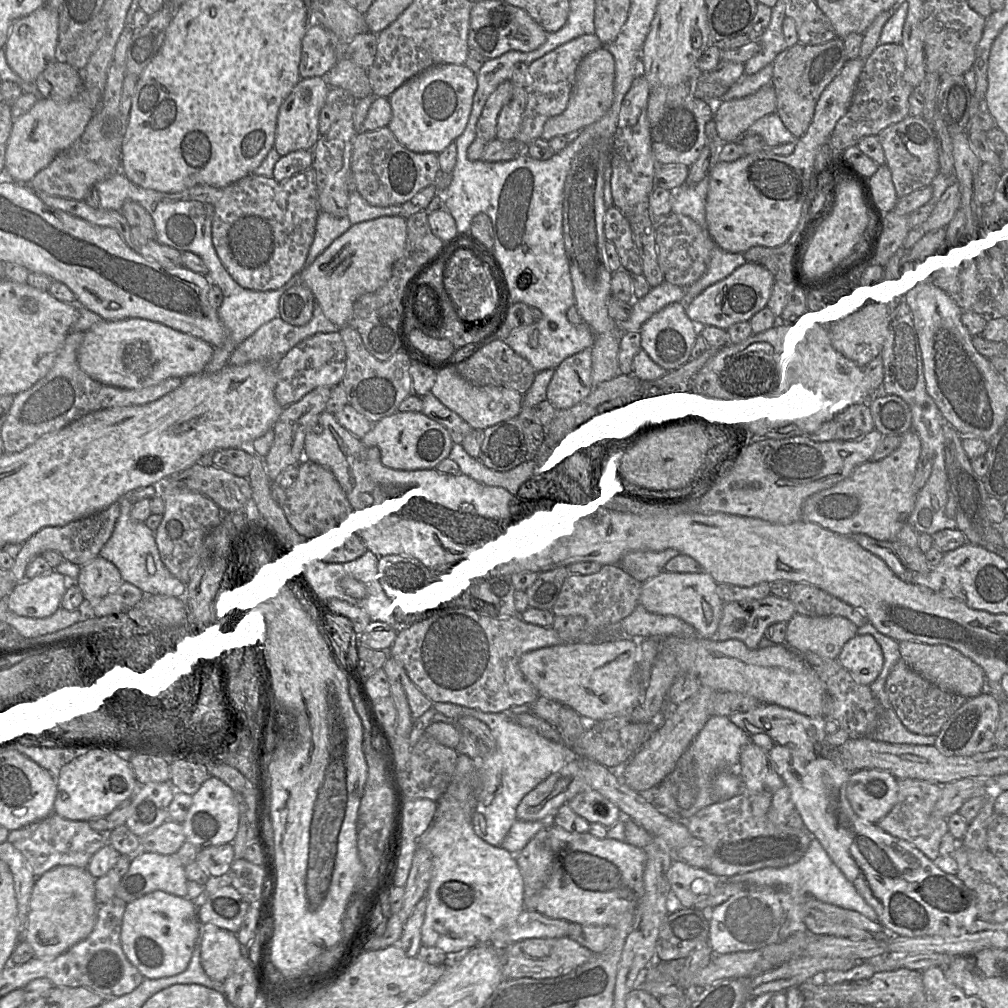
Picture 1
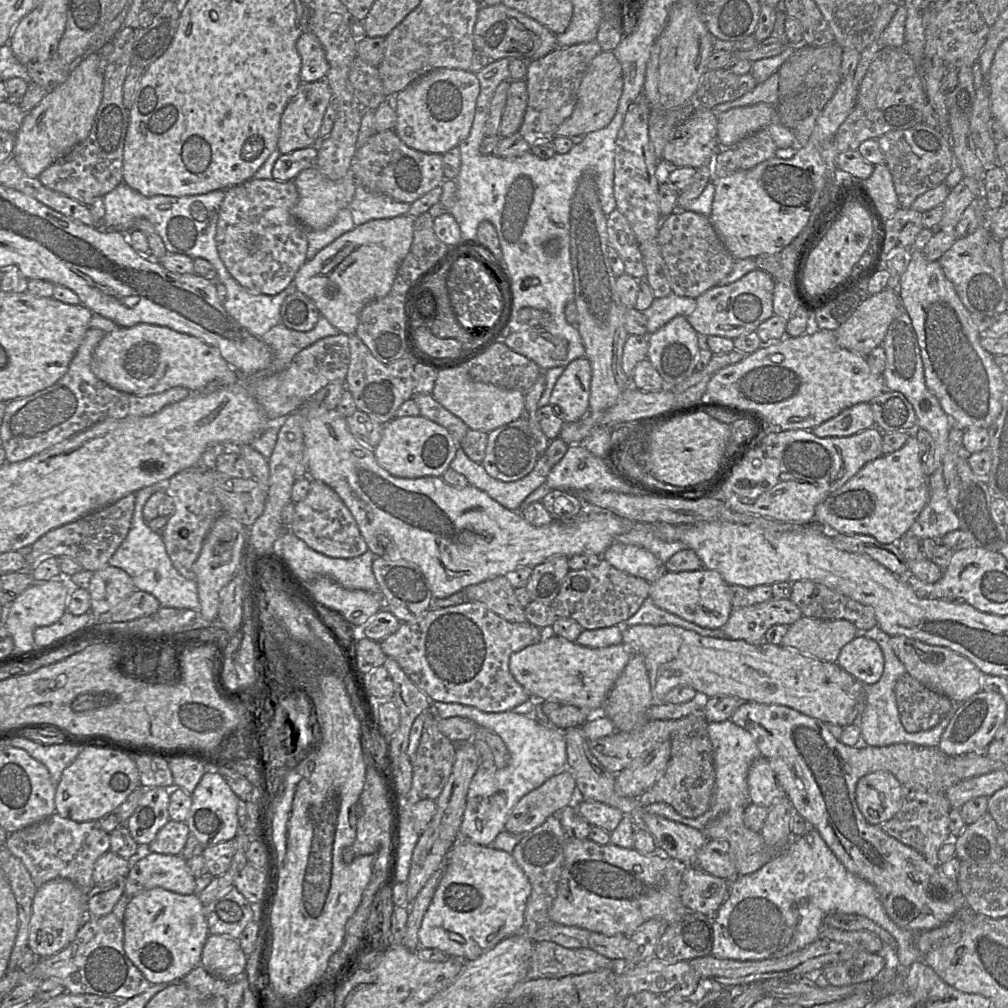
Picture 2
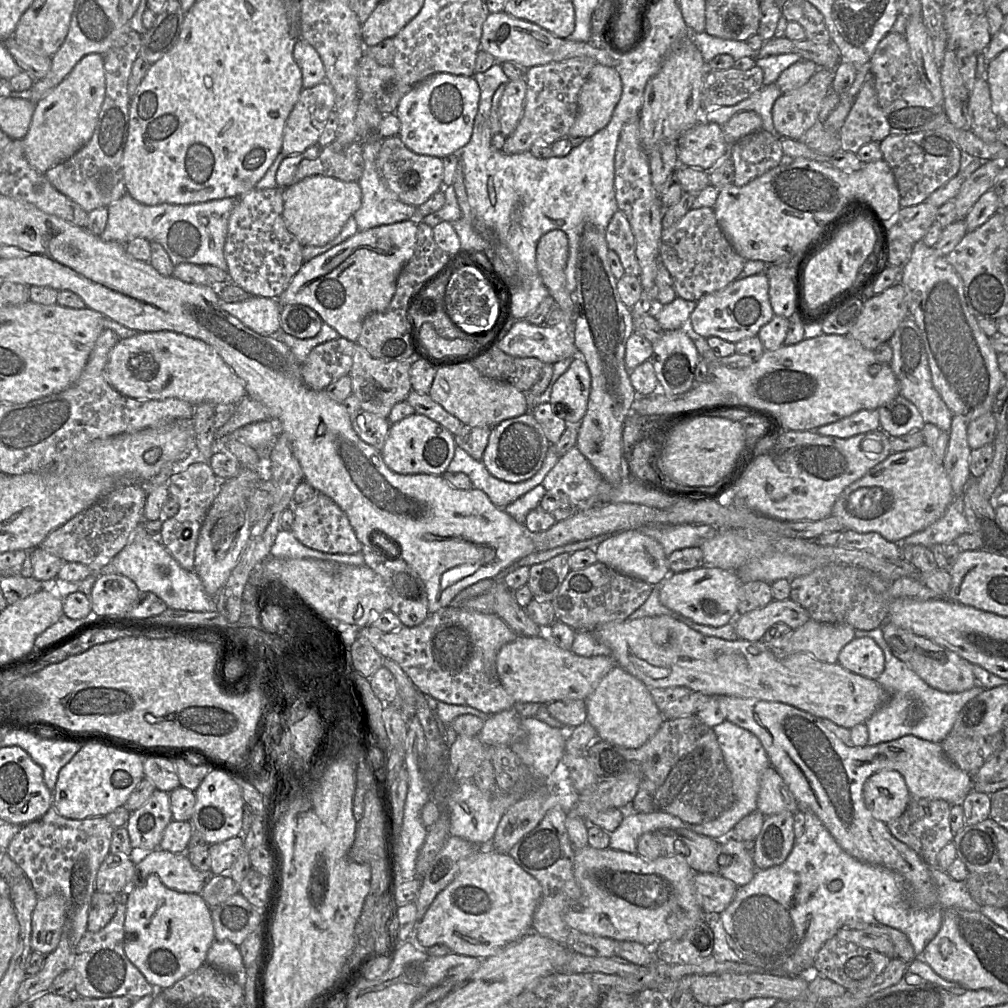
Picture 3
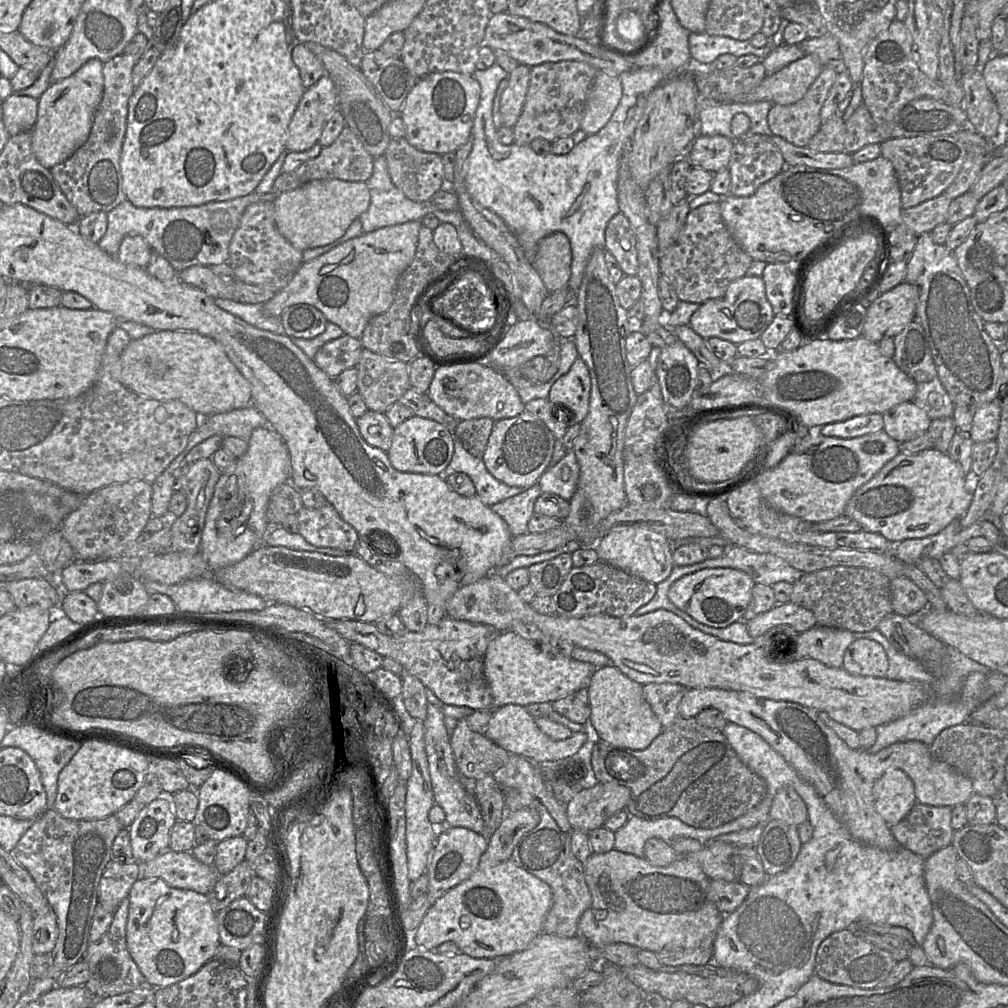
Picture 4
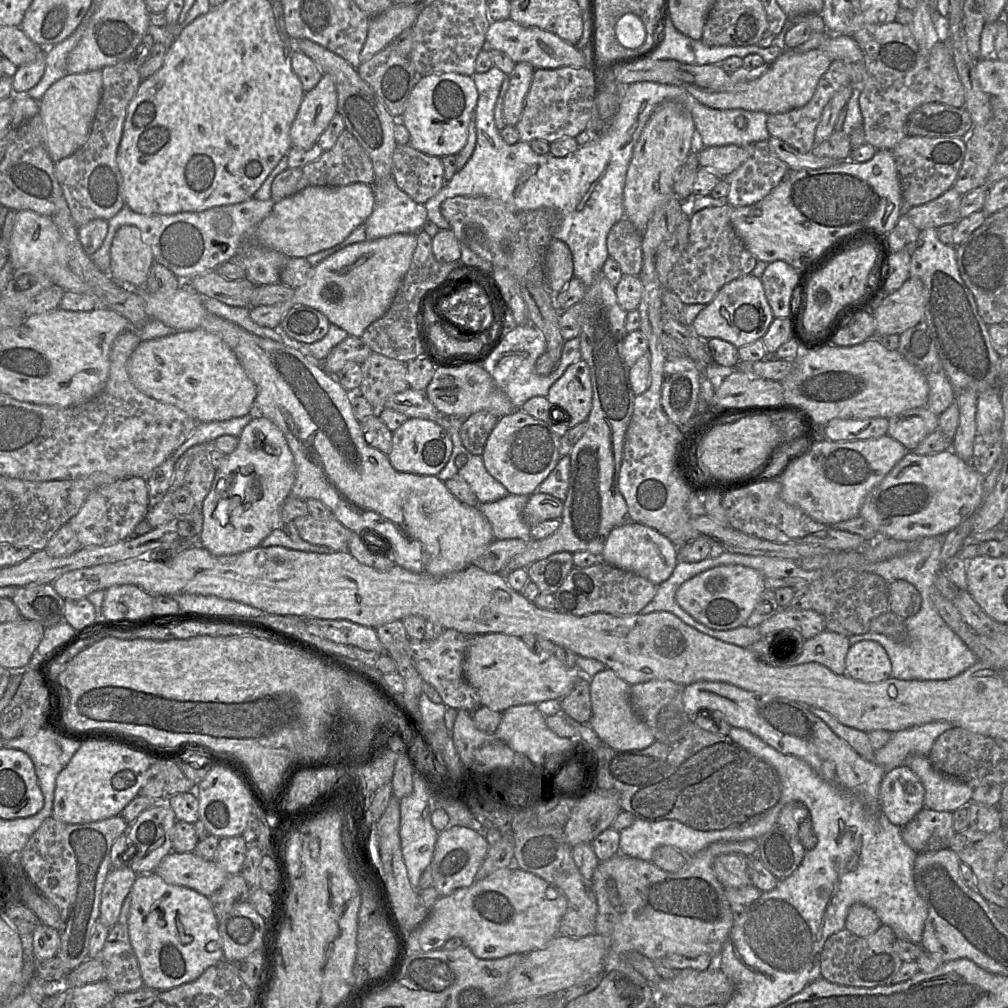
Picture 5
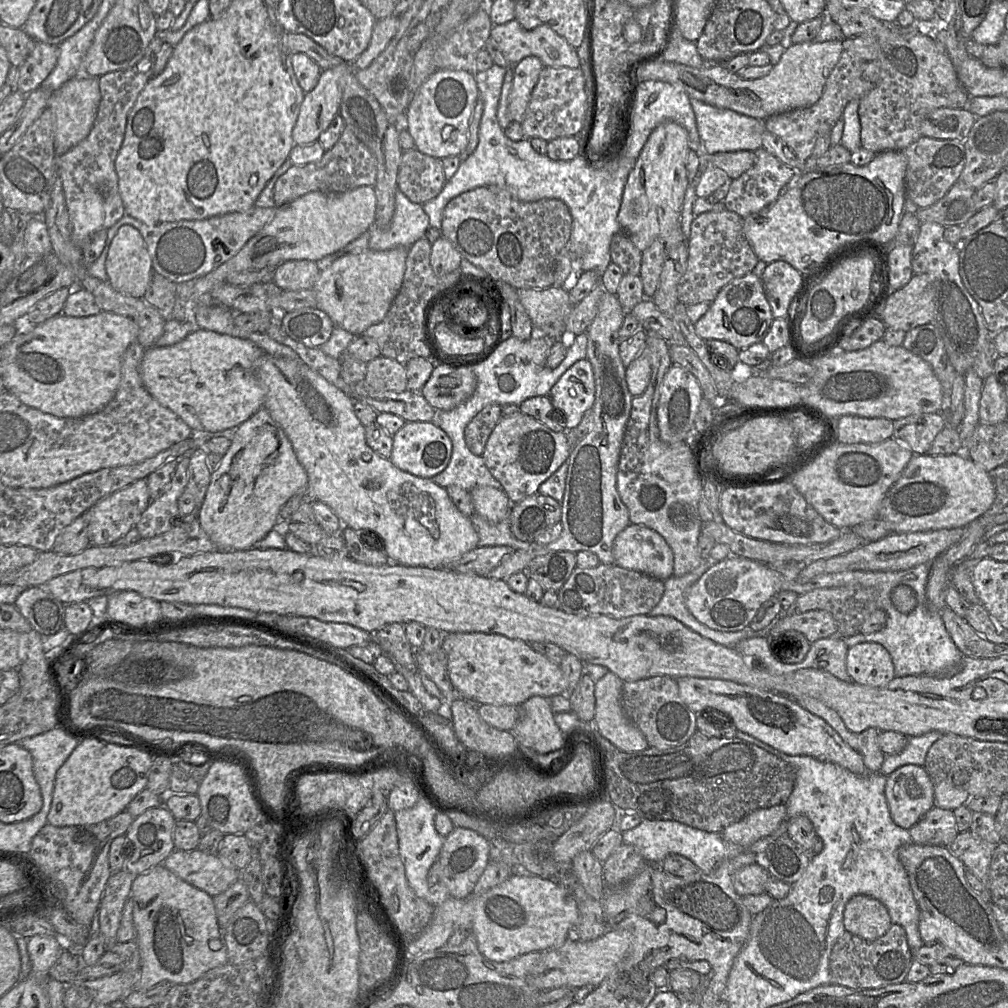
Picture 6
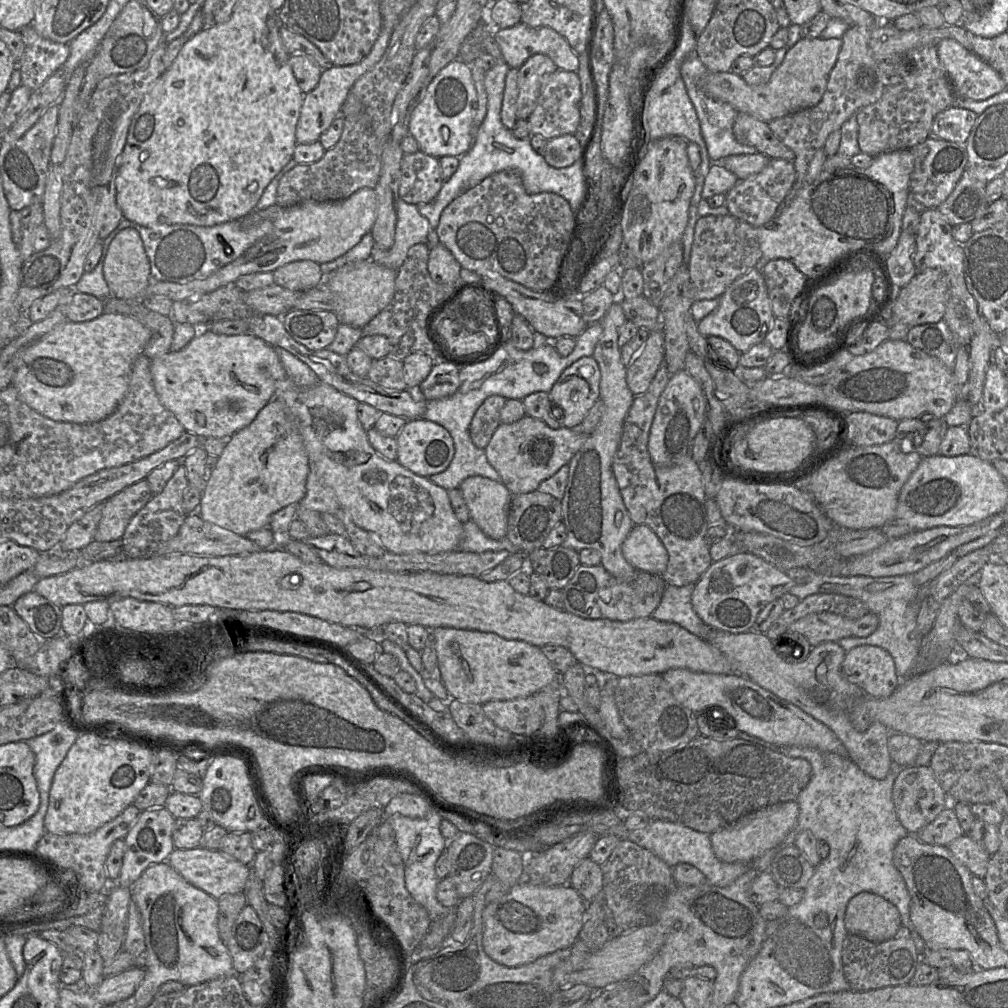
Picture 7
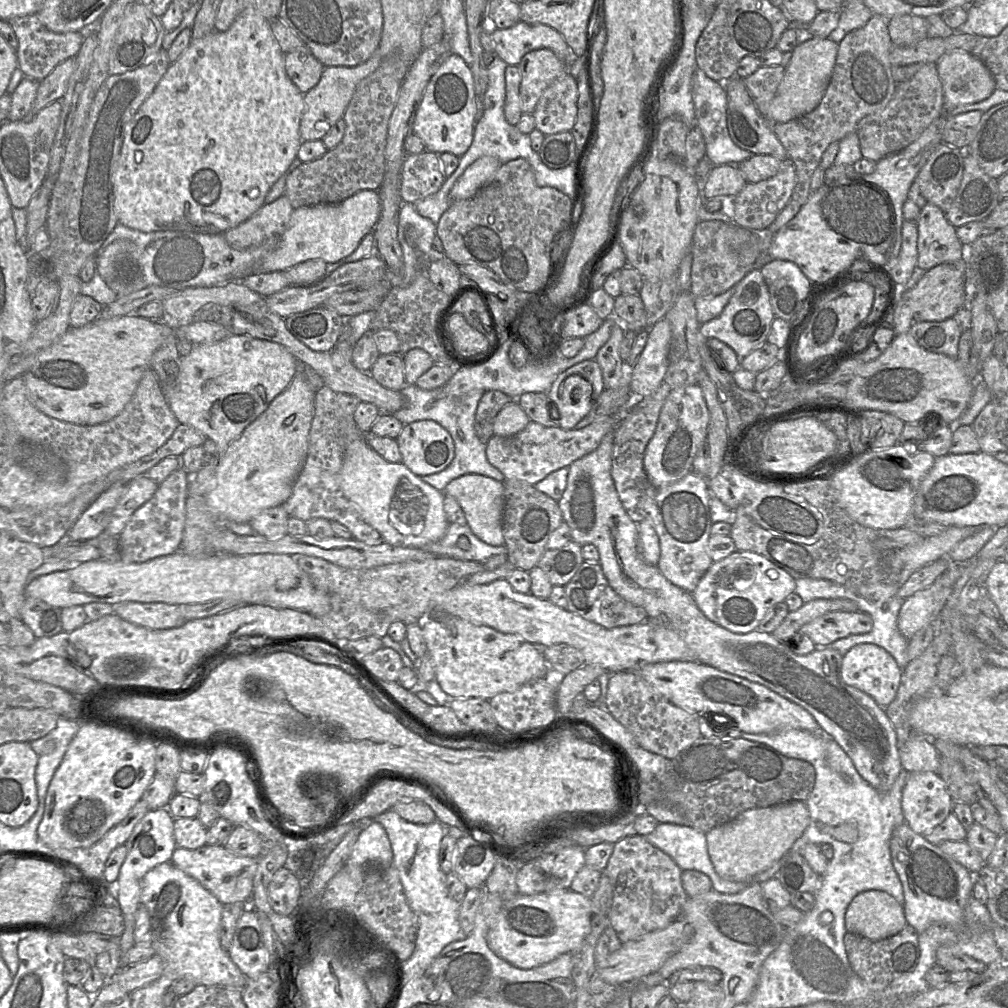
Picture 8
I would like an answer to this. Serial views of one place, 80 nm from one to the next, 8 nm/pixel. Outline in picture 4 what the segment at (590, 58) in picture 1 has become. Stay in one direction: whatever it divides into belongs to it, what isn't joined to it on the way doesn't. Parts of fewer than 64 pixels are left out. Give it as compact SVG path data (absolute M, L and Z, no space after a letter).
M598 71L588 94L580 130L588 136L600 131L610 120L621 97L620 78Z

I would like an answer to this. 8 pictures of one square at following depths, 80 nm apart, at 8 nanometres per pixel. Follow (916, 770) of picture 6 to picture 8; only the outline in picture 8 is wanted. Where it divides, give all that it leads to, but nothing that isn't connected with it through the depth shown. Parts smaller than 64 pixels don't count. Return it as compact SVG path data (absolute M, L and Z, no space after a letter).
M934 772L910 773L902 791L901 808L905 823L918 835L924 836L940 825L952 812L951 800L944 782Z

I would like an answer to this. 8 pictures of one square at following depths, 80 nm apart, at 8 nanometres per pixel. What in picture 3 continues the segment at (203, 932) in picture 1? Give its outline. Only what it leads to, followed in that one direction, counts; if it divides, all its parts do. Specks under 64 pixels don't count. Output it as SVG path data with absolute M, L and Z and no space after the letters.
M215 939L207 952L206 963L234 977L244 977L245 985L246 967L239 947L232 942Z

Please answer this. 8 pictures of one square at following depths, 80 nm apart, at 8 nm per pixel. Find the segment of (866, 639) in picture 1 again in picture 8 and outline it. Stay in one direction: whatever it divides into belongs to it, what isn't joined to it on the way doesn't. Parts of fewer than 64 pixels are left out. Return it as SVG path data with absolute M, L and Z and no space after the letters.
M859 644L851 648L842 659L841 679L869 695L880 707L888 707L896 698L902 669L884 648L875 644Z

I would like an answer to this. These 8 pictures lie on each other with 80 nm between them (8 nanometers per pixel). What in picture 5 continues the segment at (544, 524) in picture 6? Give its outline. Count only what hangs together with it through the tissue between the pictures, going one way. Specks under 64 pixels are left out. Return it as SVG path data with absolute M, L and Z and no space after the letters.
M535 492L530 495L523 510L522 520L530 528L552 519L560 519L563 512L563 502L550 494Z

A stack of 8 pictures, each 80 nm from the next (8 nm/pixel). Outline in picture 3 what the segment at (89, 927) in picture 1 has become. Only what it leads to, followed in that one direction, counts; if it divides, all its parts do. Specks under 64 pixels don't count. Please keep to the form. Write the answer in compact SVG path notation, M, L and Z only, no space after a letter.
M60 894L39 898L32 915L32 951L51 953L59 944L65 918L65 901Z

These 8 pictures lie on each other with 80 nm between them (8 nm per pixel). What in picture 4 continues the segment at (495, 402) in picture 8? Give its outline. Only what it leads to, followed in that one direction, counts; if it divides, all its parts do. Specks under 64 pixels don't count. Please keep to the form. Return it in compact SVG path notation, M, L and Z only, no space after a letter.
M487 417L462 420L458 422L454 436L471 455L482 459L494 424L495 421Z

